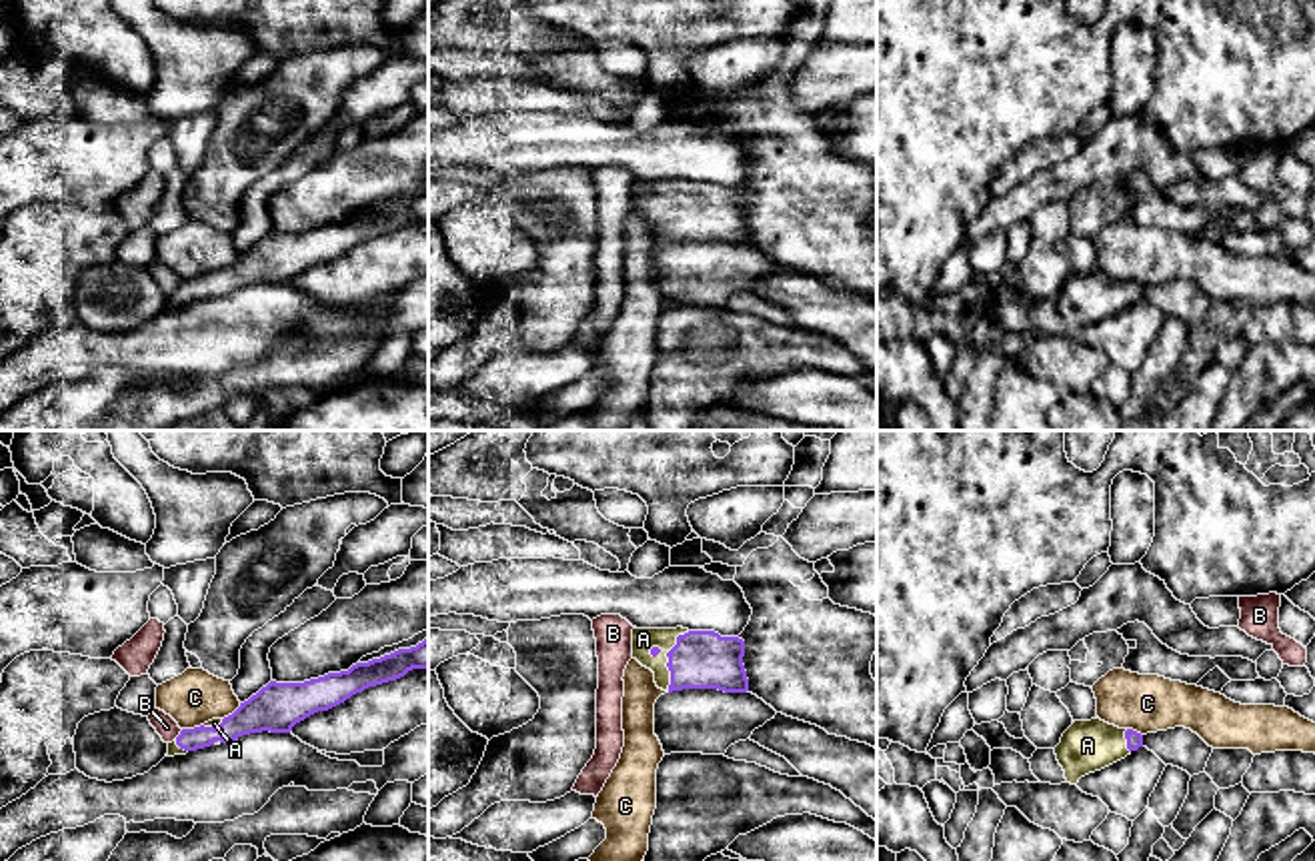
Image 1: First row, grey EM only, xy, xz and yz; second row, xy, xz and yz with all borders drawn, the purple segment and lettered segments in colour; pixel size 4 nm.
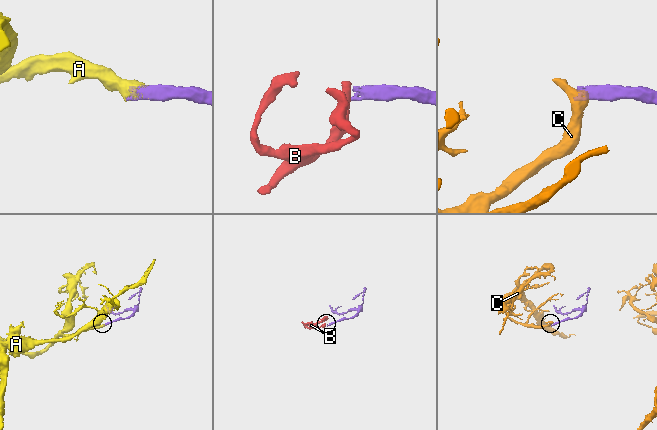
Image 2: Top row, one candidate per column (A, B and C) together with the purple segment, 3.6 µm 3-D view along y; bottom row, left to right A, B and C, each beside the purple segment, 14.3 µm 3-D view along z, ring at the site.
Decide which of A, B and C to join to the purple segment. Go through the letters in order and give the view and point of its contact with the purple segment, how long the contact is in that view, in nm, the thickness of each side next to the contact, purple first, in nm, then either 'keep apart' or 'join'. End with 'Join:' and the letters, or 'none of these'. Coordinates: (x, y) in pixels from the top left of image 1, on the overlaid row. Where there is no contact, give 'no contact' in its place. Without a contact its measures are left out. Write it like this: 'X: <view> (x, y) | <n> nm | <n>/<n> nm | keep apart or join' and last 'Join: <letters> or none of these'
A: xz (667, 655) | 260 nm | 240/100 nm | join
B: xy (181, 733) | 50 nm | 100/90 nm | keep apart
C: xy (195, 727) | 90 nm | 140/220 nm | keep apart
Join: A

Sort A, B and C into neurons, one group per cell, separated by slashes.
A / B / C

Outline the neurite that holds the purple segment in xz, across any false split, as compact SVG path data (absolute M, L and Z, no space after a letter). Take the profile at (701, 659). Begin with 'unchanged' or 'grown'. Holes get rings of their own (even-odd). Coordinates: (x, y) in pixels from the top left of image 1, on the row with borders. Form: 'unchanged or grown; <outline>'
grown; M632 629L632 659L654 673L663 691L747 693L745 641L715 631Z

